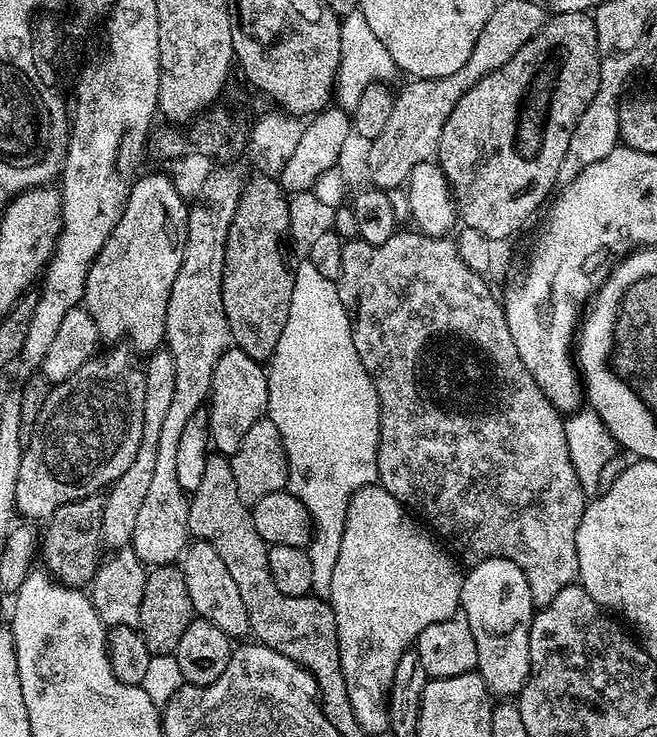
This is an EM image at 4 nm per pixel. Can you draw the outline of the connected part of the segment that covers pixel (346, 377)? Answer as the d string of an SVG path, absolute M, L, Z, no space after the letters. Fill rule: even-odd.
M307 260L298 262L294 271L294 294L290 298L290 310L286 318L286 326L282 326L282 338L278 338L278 346L272 351L272 358L267 365L268 373L268 410L267 419L278 426L278 434L282 434L282 446L286 450L288 459L288 483L287 491L306 506L306 510L312 519L312 543L307 545L306 551L310 558L310 578L312 579L312 592L321 598L330 597L330 582L334 578L334 562L338 562L338 554L342 550L342 534L346 526L346 514L348 503L351 502L353 494L366 486L377 483L378 480L378 442L380 441L380 399L374 390L374 384L370 374L362 366L358 354L354 350L354 338L352 337L352 323L348 321L348 311L342 306L335 281L323 278L322 274Z

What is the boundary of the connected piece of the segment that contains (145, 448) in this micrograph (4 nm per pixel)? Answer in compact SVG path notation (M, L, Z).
M157 350L147 357L148 364L143 365L146 378L146 398L142 401L142 442L138 442L138 454L134 454L134 462L126 469L126 474L112 483L103 497L102 534L103 547L108 550L119 550L132 543L134 525L136 525L142 502L150 481L154 475L154 458L158 454L158 437L162 431L162 421L166 418L174 394L174 358L166 350Z

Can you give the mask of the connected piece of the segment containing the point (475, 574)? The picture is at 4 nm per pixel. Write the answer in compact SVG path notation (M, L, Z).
M490 557L473 563L469 572L463 573L460 582L459 611L466 614L470 622L470 634L474 634L476 647L476 671L486 682L489 693L496 698L519 697L530 674L530 626L534 605L530 598L530 586L526 586L526 574L506 558Z

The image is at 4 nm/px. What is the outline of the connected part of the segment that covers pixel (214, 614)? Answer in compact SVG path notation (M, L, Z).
M204 540L189 543L182 553L182 567L186 578L186 590L190 590L193 613L199 619L218 626L218 630L222 630L222 634L229 638L244 635L247 637L250 629L242 594L238 594L238 586L234 578L230 578L230 570L226 570L222 558L218 558L214 548Z

